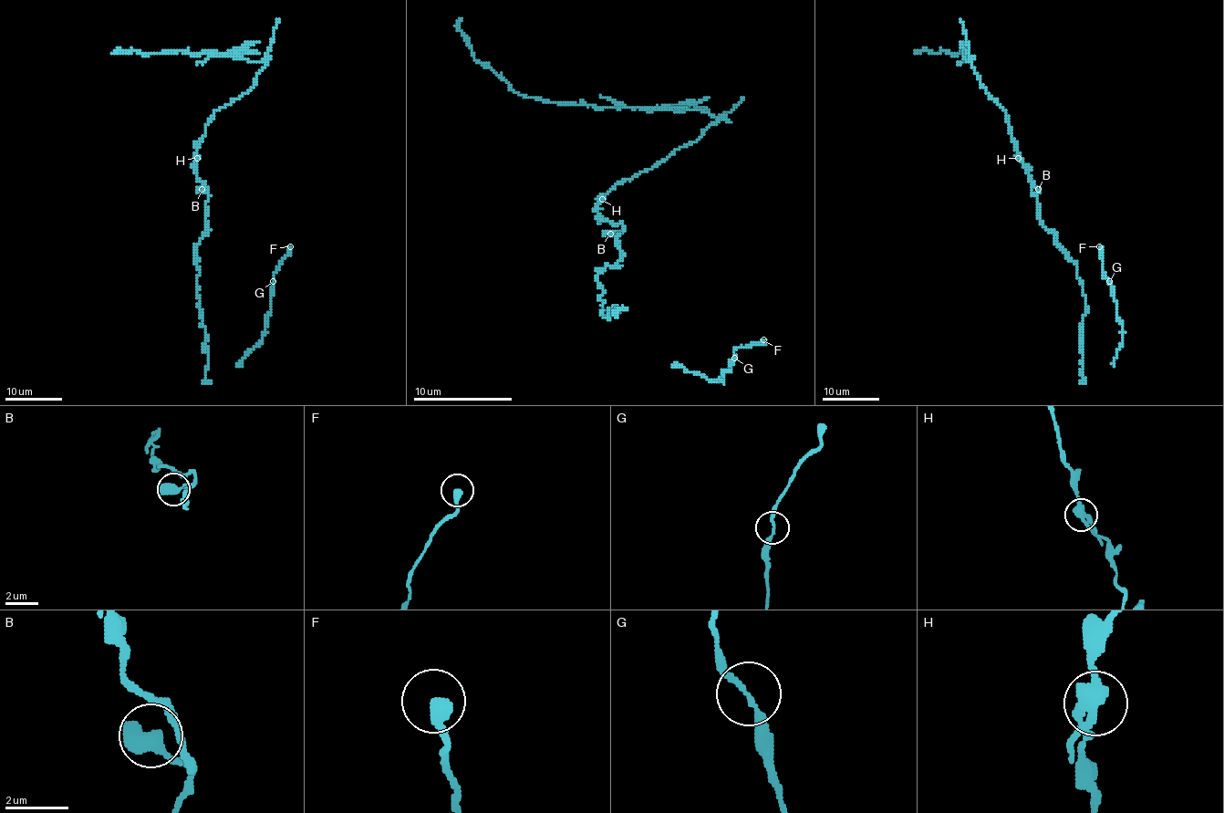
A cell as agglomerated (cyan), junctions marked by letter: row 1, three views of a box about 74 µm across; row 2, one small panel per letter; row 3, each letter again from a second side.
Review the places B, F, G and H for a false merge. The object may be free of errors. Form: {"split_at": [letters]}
{"split_at": ["H"]}

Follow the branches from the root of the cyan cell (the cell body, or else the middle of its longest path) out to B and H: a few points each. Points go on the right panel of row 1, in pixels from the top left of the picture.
B: (1038, 202), (1038, 189)
H: (1038, 202), (1032, 192), (1033, 183), (1029, 169), (1018, 158)

